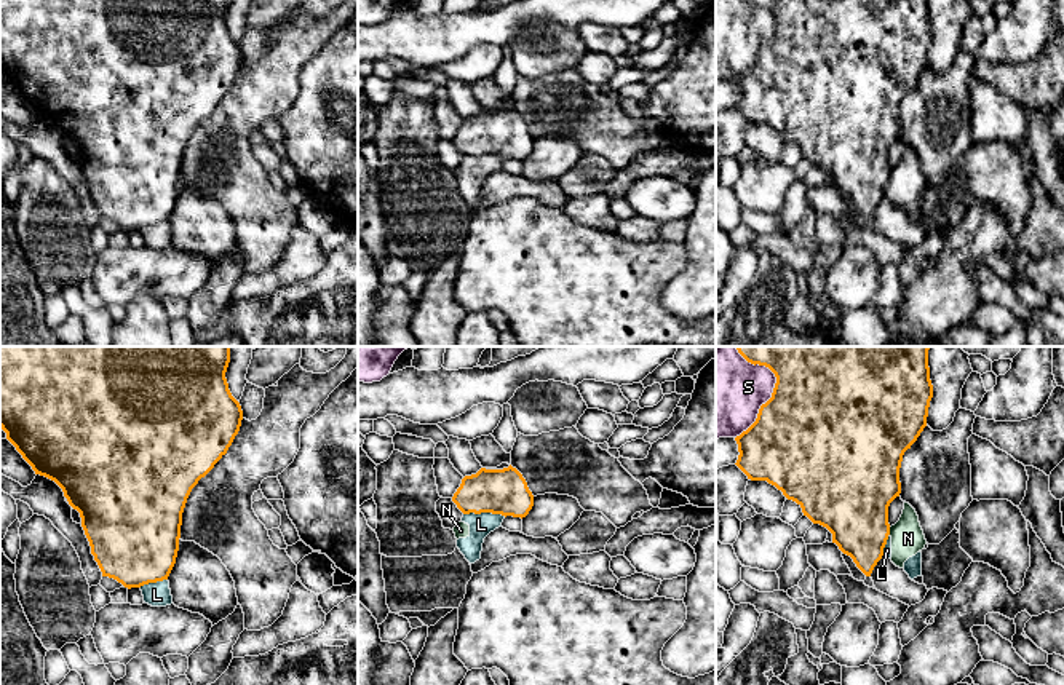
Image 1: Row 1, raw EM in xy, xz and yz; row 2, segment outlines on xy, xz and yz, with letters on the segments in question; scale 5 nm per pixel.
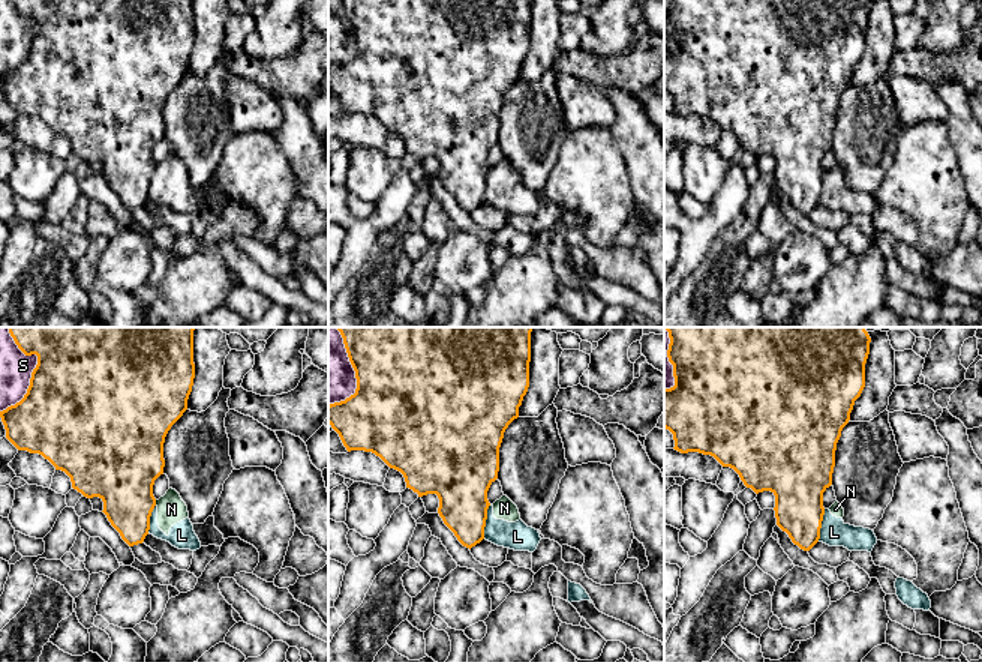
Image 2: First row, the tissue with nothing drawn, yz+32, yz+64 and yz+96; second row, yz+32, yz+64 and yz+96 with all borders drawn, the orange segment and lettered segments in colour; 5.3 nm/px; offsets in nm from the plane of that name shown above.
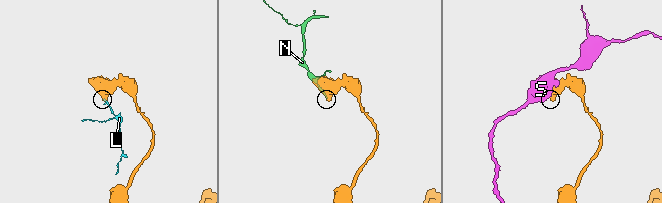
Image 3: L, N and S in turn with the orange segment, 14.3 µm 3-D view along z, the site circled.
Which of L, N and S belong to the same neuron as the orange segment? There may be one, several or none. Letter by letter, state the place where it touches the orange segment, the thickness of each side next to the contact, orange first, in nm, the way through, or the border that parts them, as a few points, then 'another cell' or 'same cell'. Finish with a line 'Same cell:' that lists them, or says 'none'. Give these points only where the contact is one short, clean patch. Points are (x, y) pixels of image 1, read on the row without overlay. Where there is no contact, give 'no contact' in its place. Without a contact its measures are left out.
L: xz (484, 154) | 220/110 nm | along xz (464, 155), (500, 155), (505, 158) | another cell
N: yz (889, 173) | 380/170 nm | another cell
S: yz (772, 35) | 500/380 nm | another cell
Same cell: none

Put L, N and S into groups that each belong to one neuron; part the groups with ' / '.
L N / S

